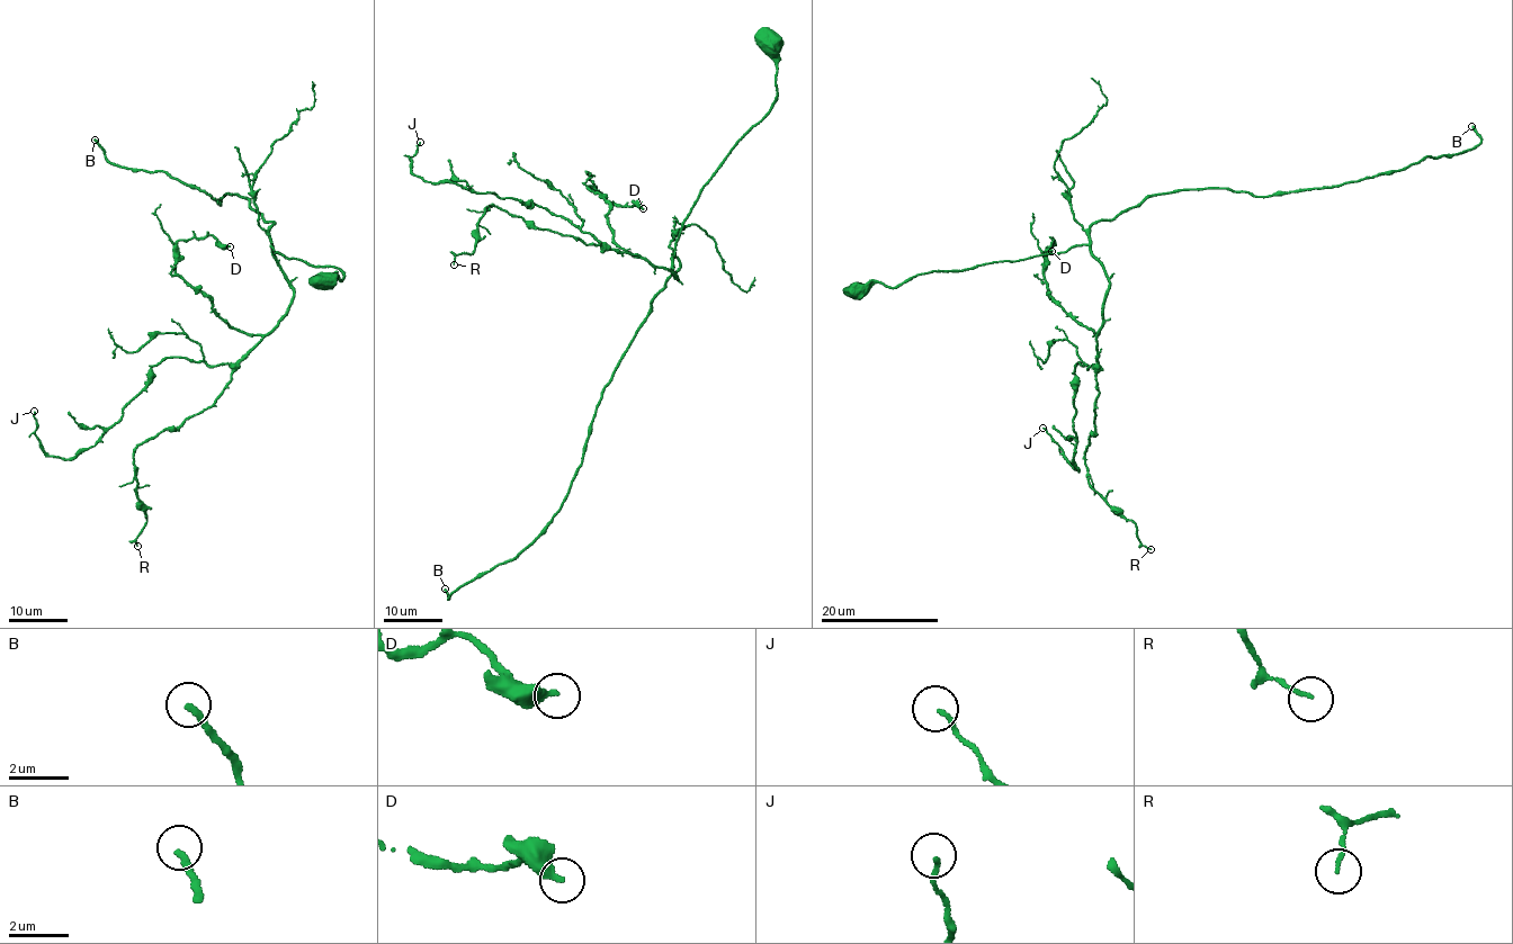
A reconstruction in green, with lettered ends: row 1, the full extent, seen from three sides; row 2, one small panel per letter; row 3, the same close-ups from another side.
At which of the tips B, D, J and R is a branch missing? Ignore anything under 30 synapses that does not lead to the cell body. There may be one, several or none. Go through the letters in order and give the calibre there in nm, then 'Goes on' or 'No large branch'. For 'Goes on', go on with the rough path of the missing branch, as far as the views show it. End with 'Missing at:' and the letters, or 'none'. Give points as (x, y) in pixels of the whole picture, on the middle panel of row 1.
B: Thickness 240 nm. Goes on
D: Thickness 360 nm. No large branch
J: Thickness 130 nm. No large branch
R: Thickness 110 nm. No large branch
Missing at: B

